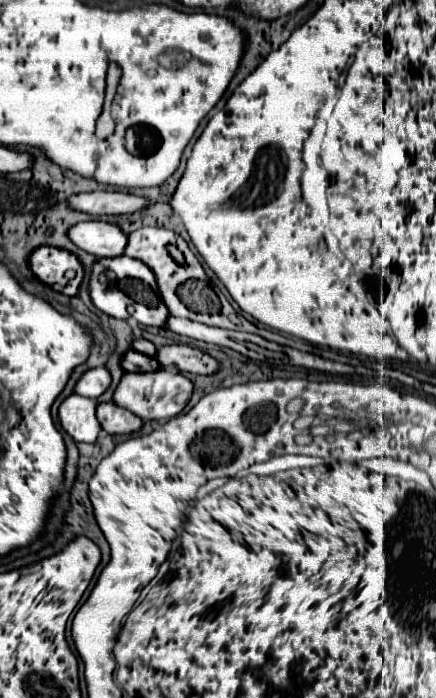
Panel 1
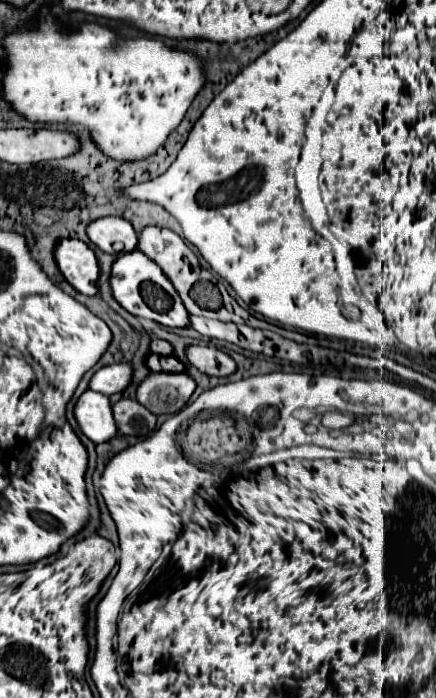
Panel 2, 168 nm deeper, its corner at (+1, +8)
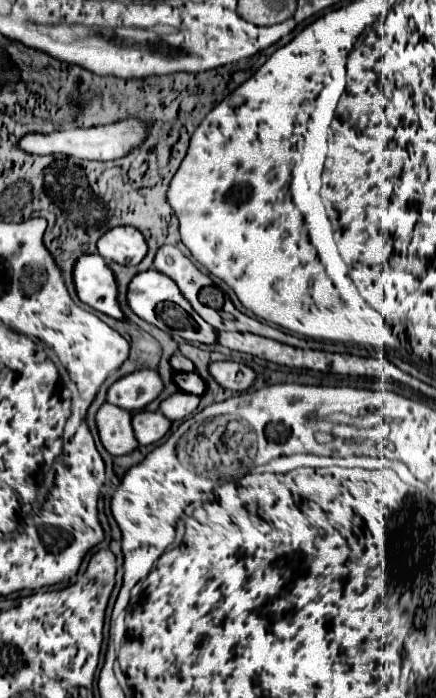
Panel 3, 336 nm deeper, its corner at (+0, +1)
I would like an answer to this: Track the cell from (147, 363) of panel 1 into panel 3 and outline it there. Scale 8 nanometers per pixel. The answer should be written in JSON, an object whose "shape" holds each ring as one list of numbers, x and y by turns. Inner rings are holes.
{"shape":[[176,372,174,380,184,392,190,392,196,396,202,396,206,392,206,382,202,382,202,378,196,372]]}

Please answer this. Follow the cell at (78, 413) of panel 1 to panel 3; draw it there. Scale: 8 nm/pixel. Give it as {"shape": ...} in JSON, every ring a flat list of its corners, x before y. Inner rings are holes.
{"shape":[[104,404,96,414,96,424,100,440,112,456,124,456,138,448,130,412,112,404]]}

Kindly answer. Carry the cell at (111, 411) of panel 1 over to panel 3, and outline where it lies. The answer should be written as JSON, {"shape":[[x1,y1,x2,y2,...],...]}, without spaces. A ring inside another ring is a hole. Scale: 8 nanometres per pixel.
{"shape":[[138,412,132,418,134,434,142,446,154,444,166,436,172,422,162,412]]}

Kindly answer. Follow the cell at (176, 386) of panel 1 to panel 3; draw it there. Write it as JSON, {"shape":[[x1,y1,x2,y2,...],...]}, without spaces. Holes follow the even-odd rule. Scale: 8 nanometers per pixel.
{"shape":[[178,392,178,394,174,394,174,396,170,396,168,400,162,402,160,412,166,418,170,418,170,420,184,420,190,414,196,412,198,404,200,404,200,398,198,396,186,394,186,392]]}

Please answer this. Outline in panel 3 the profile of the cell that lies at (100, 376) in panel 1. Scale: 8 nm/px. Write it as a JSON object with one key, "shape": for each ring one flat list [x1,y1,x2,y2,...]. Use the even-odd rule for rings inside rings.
{"shape":[[138,370,110,386,108,402,128,412,140,412,150,402,154,402,162,394,162,390,164,382,158,370]]}

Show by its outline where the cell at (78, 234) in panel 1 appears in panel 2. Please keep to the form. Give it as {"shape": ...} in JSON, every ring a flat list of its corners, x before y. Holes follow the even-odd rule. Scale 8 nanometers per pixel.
{"shape":[[123,217,95,219,87,227,87,237,101,251,111,253,111,255,133,251,137,245,137,233,133,231,131,223]]}

